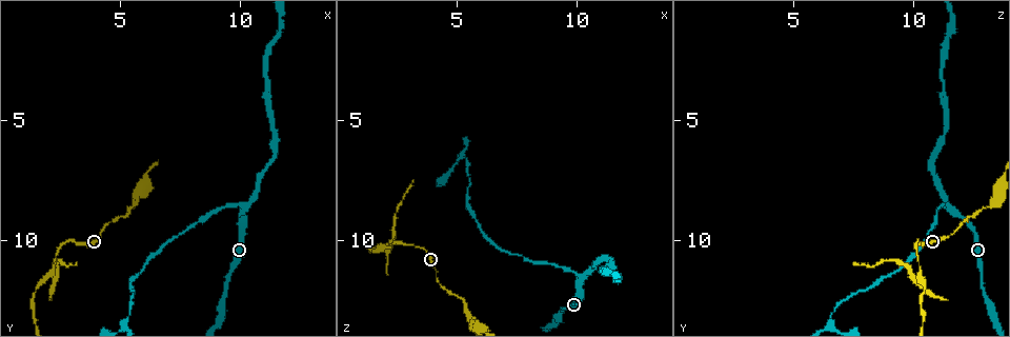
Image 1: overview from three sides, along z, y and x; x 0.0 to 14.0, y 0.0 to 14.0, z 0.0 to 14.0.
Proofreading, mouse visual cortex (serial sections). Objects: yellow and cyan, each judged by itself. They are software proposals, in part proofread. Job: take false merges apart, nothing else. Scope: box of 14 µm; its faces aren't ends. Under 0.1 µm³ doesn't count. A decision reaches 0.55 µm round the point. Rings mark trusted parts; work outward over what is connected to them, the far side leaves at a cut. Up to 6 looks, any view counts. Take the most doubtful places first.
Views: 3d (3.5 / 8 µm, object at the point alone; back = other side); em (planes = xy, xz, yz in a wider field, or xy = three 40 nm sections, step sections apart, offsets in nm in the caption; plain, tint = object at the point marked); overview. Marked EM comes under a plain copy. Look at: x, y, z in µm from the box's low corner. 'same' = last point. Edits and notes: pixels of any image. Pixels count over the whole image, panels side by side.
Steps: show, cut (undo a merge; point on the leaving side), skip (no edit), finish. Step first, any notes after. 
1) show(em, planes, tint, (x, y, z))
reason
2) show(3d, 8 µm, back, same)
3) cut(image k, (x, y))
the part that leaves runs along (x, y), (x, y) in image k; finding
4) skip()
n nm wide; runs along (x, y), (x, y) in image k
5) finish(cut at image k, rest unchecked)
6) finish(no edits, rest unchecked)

show(3d, 3.5 µm, (2.0, 11.4, 10.3))
a fork

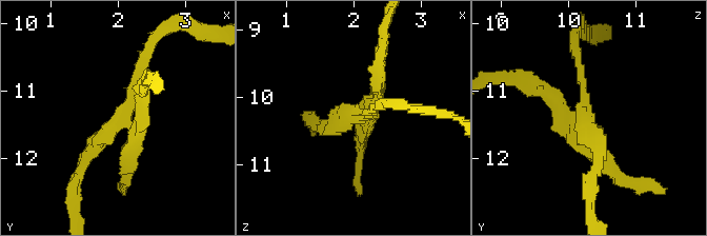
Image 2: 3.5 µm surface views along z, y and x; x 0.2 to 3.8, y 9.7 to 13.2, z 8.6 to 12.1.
show(em, xy, step 1, tint, (2.10, 11.45, 10.25))

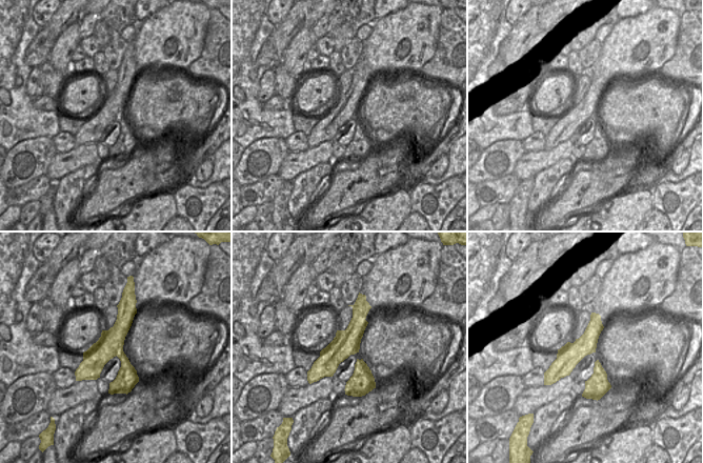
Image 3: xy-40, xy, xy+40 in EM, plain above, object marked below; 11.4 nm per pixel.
cut(image 2, (549, 98))
the part that leaves runs along (572, 131), (553, 95), (508, 82) in image 2; two cells meet here

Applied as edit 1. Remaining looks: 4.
show(overview)
redraw

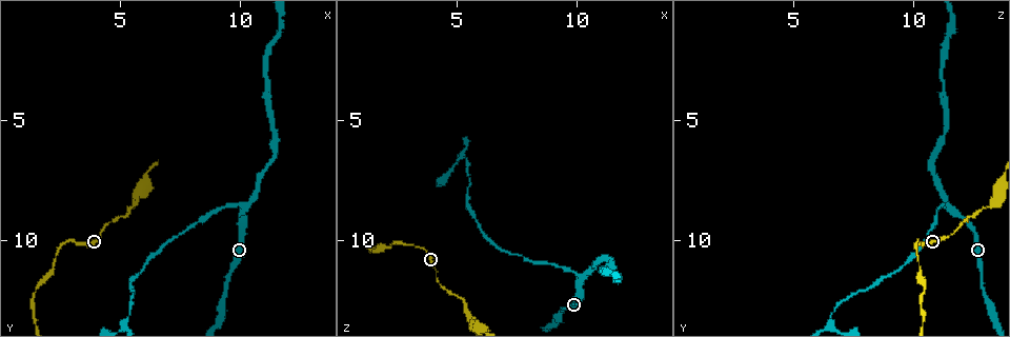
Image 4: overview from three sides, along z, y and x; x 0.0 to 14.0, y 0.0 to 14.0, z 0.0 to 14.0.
show(3d, 3.5 µm, (10.2, 8.8, 11.6))
branch point

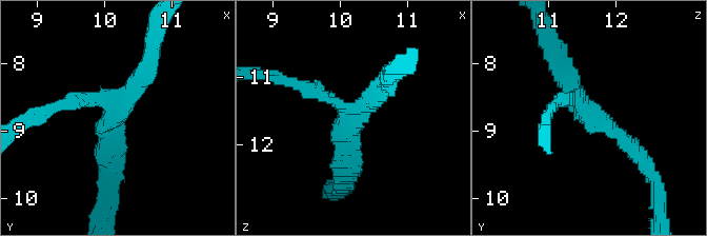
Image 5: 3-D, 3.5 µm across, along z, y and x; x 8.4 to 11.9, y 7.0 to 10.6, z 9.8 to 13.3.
skip()
3 arms; runs along (639, 154), (587, 115), (556, 60) in image 5; continuous, no second cell

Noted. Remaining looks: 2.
show(3d, 3.5 µm, (5.3, 13.3, 6.5))
arms part here

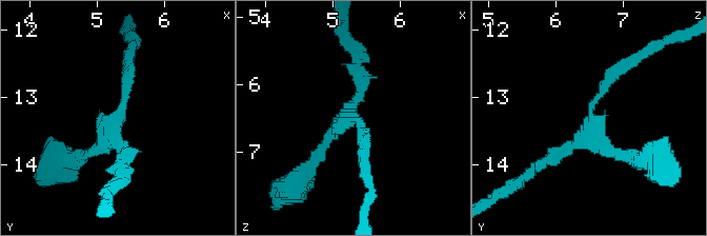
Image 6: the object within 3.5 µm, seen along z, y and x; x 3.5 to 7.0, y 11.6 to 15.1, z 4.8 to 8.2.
show(em, xy, step 2, tint, (5.30, 13.35, 6.50))
3 arms; arms of 150, 150, 150 nm; need the tissue

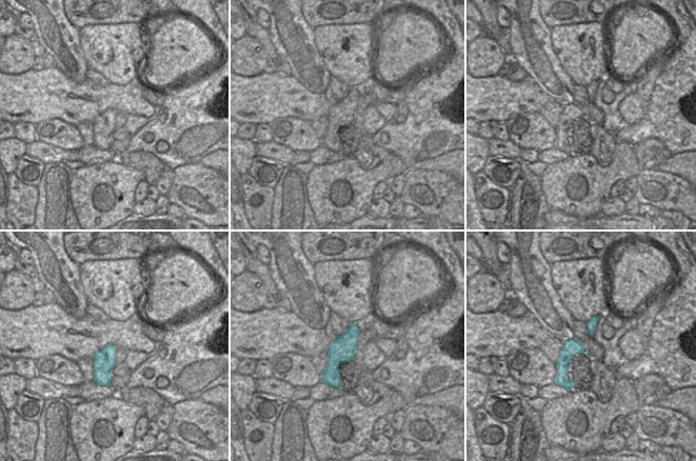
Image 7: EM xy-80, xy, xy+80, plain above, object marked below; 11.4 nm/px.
skip()
280 nm wide; runs along (574, 341), (562, 363), (570, 387) in image 7; all the same cell

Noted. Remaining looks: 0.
finish(cut at image 2, rest unchecked)

